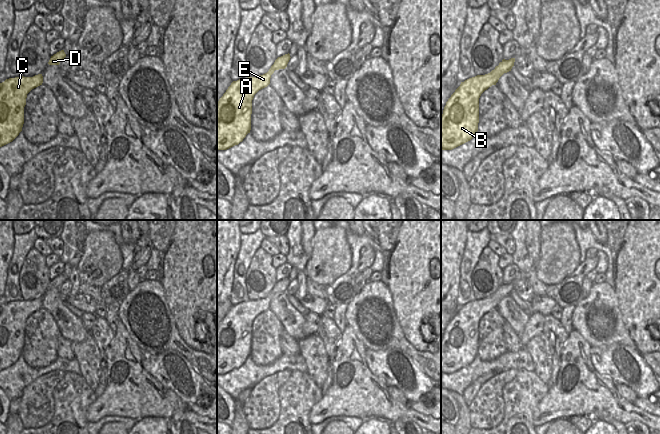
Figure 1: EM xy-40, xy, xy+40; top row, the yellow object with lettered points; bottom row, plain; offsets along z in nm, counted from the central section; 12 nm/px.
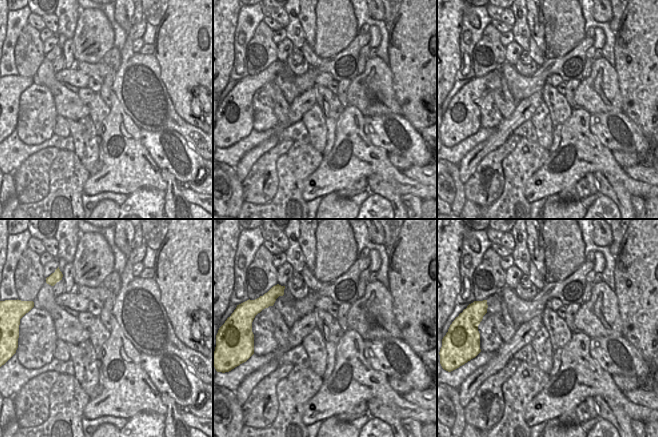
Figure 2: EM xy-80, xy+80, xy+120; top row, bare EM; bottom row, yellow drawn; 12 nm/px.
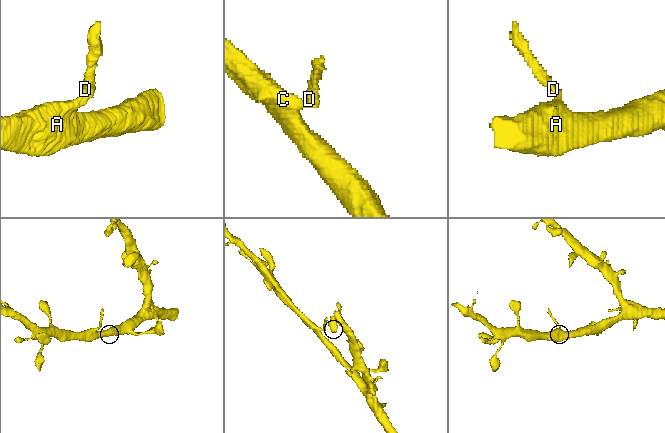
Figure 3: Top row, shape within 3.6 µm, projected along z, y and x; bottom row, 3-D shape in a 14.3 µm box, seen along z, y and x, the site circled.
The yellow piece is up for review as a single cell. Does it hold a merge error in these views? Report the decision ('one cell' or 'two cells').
two cells

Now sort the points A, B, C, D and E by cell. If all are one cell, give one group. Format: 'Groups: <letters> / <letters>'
Groups: A B C E / D.

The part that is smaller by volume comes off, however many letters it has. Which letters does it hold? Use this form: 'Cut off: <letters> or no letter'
Cut off: D

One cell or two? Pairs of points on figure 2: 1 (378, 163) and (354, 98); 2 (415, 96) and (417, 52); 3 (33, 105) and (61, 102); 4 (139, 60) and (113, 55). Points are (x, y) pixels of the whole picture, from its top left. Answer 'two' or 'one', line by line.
1: two
2: one
3: two
4: two

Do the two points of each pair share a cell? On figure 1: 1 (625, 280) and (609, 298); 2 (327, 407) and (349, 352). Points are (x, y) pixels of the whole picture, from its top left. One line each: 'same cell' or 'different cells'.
1: different cells
2: same cell

